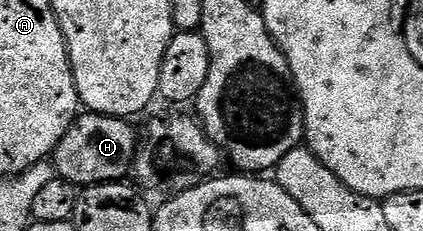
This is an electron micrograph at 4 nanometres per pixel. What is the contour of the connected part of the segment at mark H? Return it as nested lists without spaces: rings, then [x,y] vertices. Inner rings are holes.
[[[81,113],[50,155],[57,175],[78,188],[101,186],[103,182],[127,179],[138,145],[138,130],[136,134],[132,124],[131,121],[112,118],[108,114]]]

